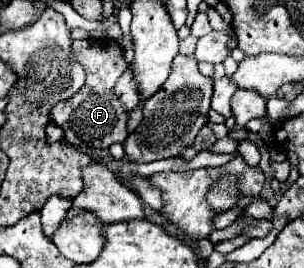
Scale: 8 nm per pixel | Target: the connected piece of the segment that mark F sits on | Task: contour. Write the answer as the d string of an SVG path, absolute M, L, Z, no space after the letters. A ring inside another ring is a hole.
M82 39L72 43L72 51L86 69L86 83L72 99L52 107L52 121L64 129L66 143L78 149L108 149L114 143L124 143L128 137L130 115L114 93L118 77L128 67L122 47L112 39Z

